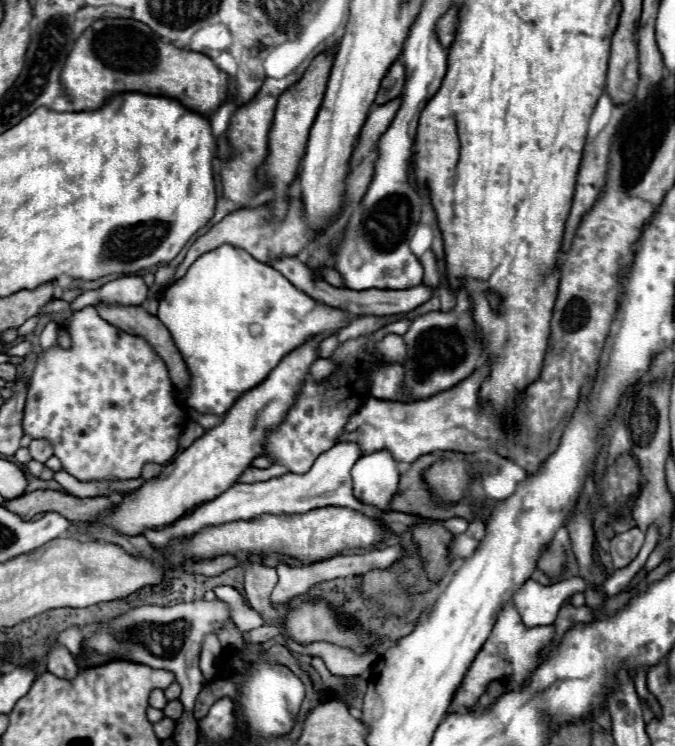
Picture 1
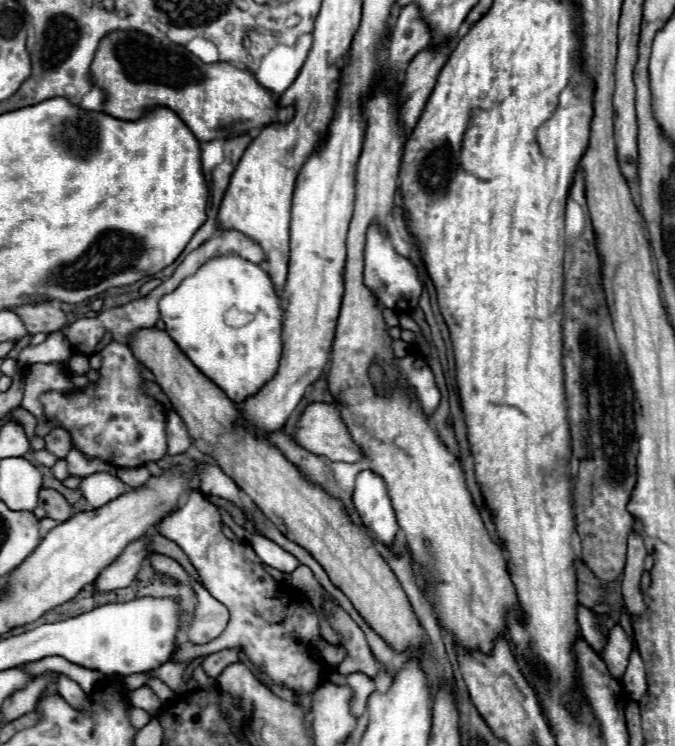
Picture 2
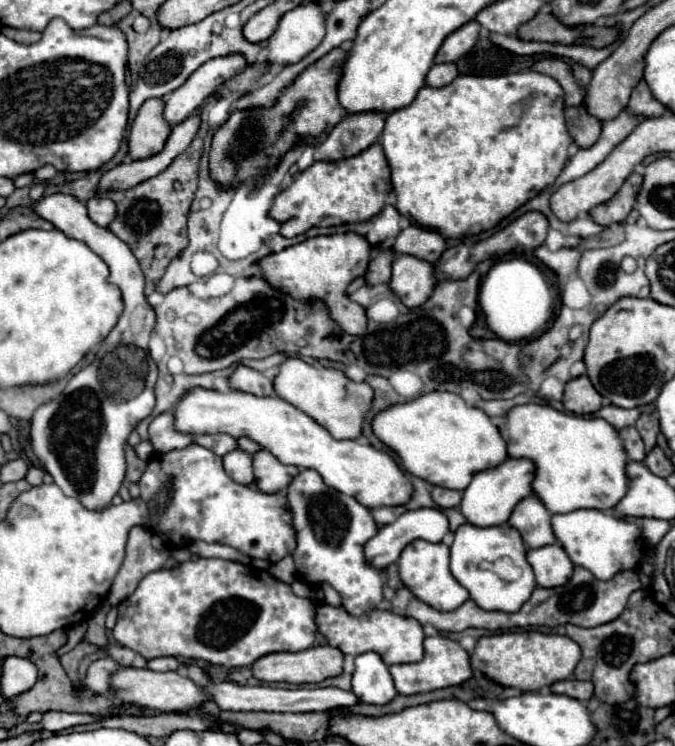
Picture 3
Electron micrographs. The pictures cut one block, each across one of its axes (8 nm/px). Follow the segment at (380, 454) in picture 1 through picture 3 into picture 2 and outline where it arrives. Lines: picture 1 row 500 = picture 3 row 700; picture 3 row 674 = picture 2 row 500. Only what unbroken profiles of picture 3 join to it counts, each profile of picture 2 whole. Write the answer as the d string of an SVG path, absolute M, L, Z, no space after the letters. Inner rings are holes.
M362 470L356 476L352 500L362 522L376 534L378 542L388 546L398 534L398 524L384 480L372 470Z

